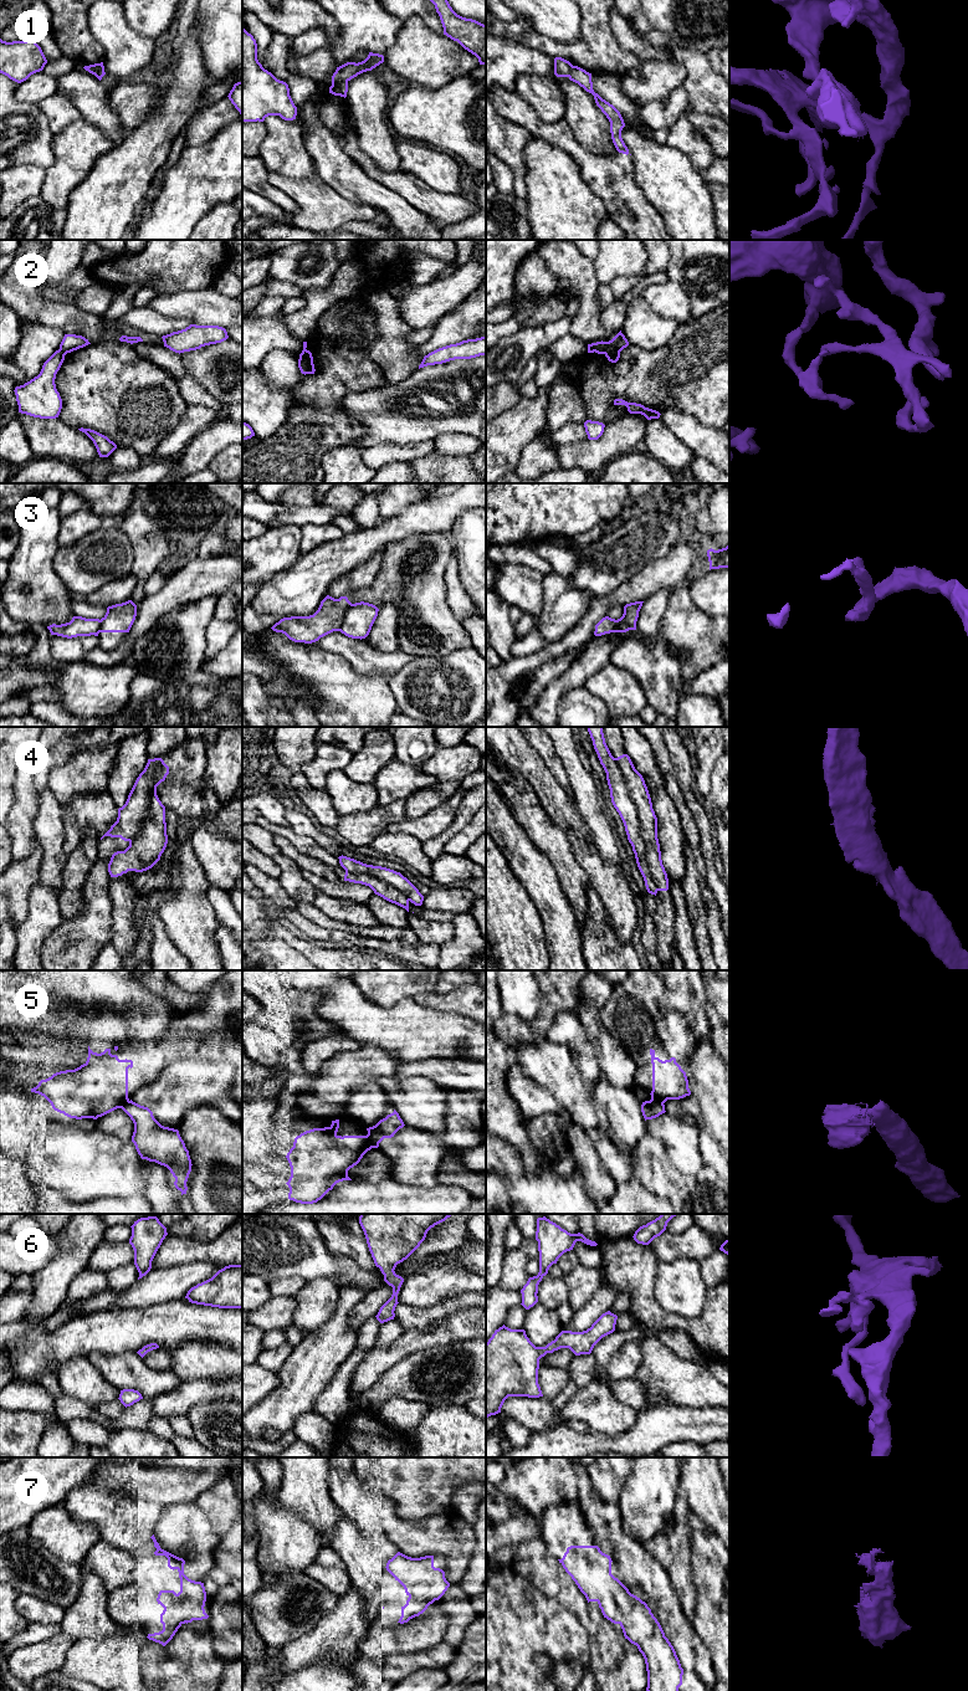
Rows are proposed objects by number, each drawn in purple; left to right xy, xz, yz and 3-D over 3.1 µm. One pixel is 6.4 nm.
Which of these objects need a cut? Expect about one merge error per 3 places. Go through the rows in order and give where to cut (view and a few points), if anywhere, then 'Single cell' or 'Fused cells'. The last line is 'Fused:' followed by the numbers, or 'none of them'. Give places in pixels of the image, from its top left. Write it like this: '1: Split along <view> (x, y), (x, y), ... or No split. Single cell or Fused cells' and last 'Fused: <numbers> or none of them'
1: Split along xz (347, 81), (332, 85). Fused cells
2: Split along xz (300, 354), (308, 373). Fused cells
3: Split along xz (352, 604), (346, 610), (338, 630). Fused cells
4: Split along yz (615, 758), (636, 808), (645, 861), (657, 890). Fused cells
5: Split along xz (367, 1134), (368, 1143), (372, 1147). Fused cells
6: No split. Single cell
7: No split. Single cell
Fused: 1, 2, 3, 4, 5

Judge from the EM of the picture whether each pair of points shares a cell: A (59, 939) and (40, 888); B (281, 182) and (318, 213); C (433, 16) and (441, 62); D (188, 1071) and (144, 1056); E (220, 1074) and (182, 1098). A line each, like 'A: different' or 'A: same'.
A: different
B: same
C: different
D: different
E: same

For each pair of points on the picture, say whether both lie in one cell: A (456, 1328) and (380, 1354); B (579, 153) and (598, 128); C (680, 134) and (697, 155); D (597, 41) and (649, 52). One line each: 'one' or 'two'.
A: one
B: two
C: one
D: two

